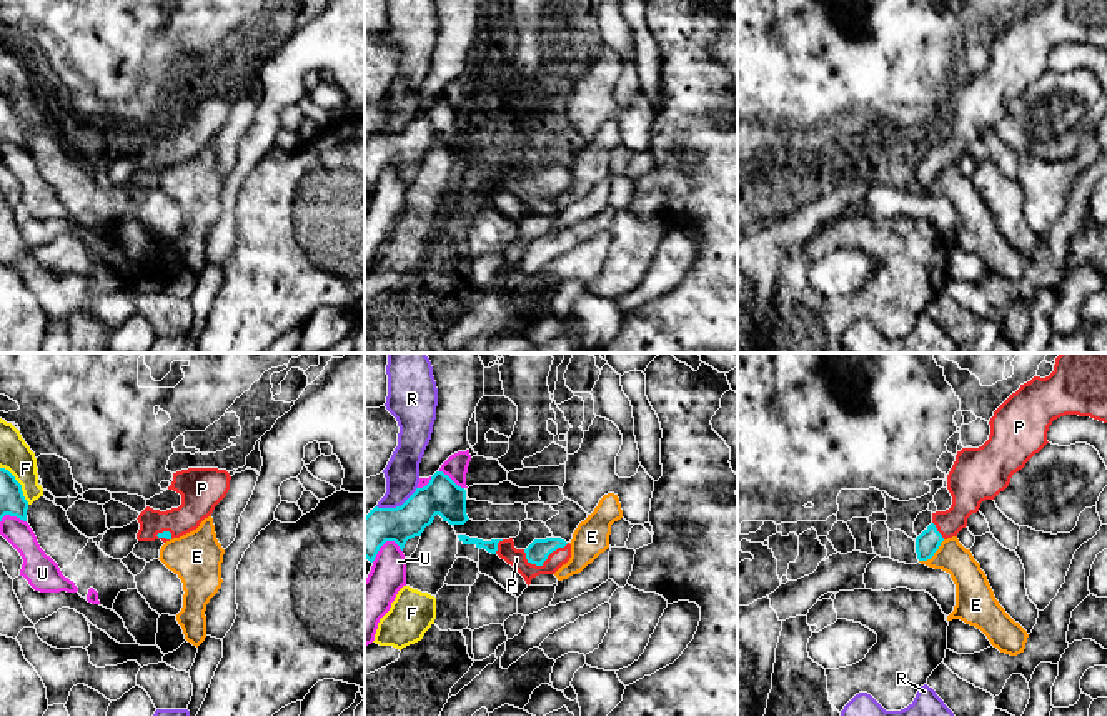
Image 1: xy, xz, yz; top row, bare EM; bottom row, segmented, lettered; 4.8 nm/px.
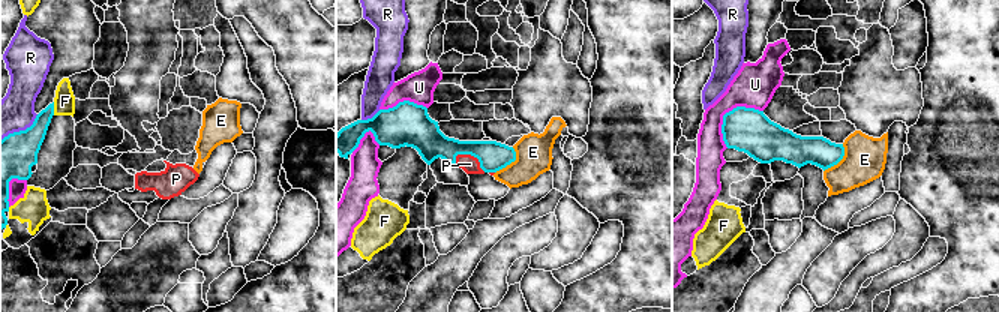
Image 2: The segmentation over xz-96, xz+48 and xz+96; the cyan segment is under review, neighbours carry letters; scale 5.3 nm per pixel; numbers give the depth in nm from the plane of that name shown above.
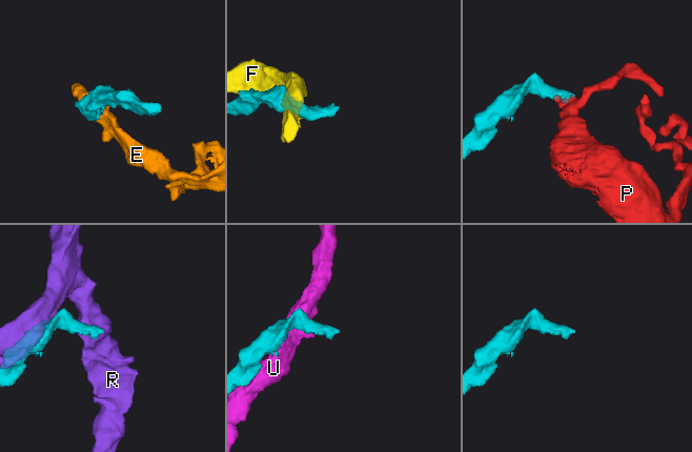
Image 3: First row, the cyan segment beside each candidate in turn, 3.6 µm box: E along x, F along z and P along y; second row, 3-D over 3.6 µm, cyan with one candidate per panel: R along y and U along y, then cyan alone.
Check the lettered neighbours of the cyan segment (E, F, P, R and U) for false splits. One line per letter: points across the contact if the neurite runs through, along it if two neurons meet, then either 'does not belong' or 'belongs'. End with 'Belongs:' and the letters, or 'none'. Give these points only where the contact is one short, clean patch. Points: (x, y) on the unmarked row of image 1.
E: along yz (944, 167), (929, 185), (919, 188) | does not belong
F: does not belong
P: across xz (536, 180), (546, 185), (540, 192), (516, 185) | belongs
R: does not belong
U: does not belong
Belongs: P

